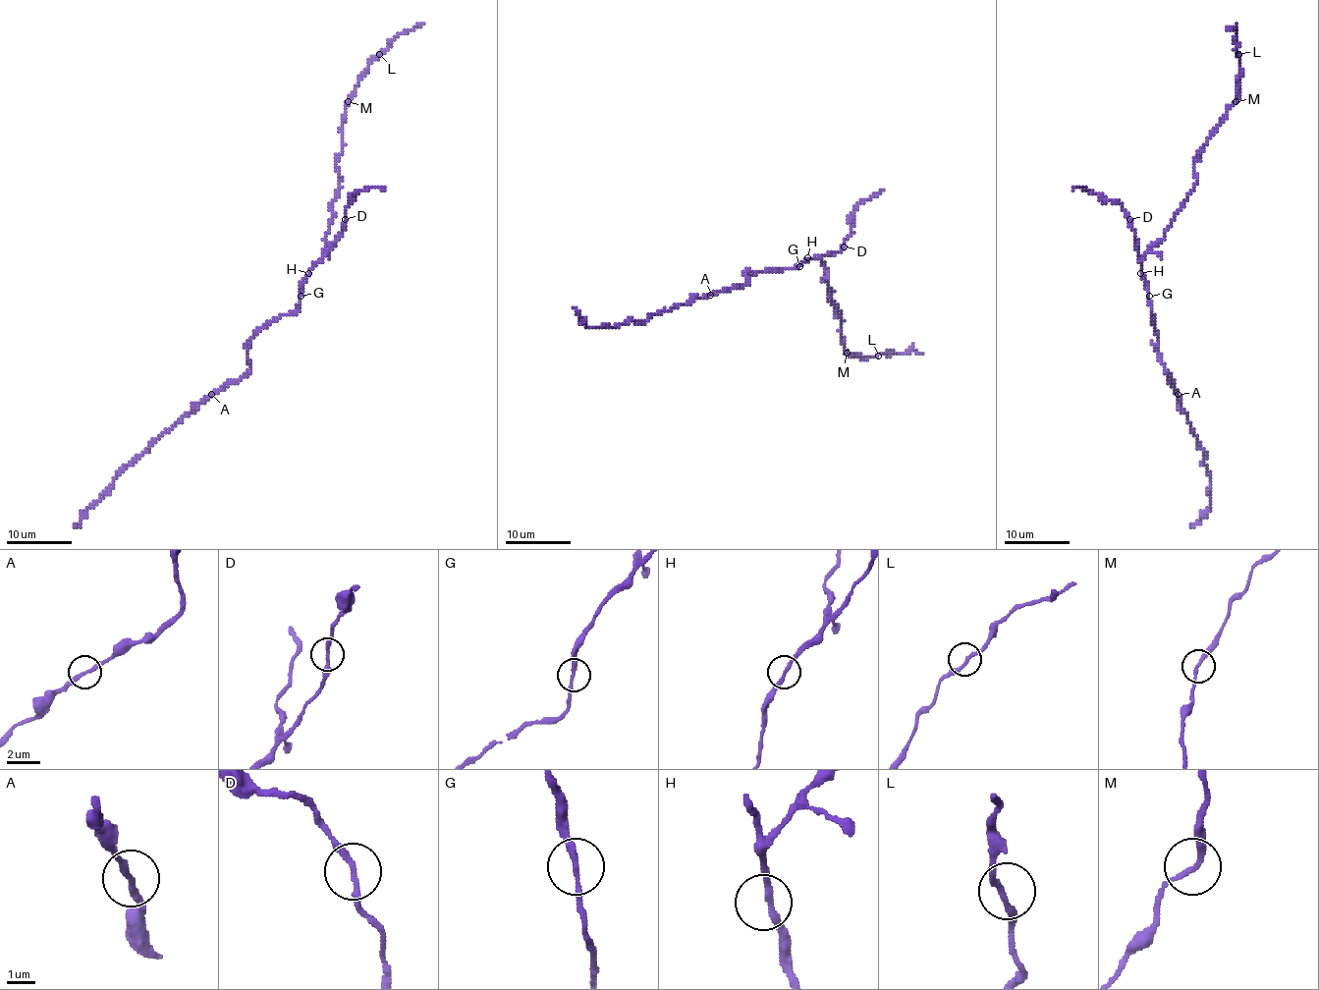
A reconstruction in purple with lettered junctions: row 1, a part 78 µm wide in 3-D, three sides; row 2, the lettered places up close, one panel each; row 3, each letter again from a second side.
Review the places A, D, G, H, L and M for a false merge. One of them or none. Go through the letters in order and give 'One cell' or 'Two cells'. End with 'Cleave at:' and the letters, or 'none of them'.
A: One cell
D: One cell
G: One cell
H: One cell
L: One cell
M: One cell
Cleave at: none of them

